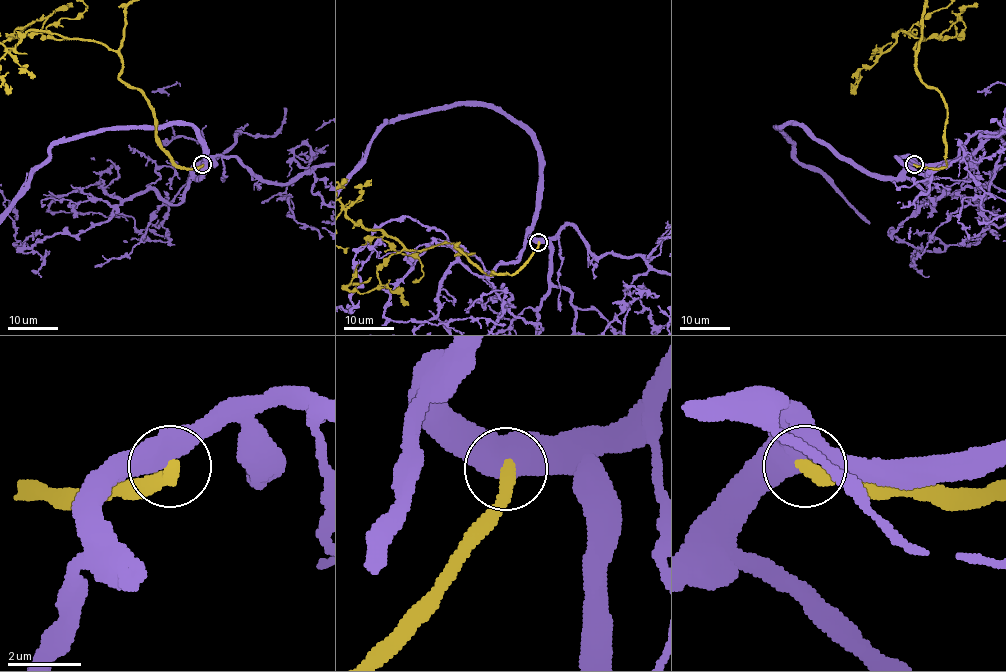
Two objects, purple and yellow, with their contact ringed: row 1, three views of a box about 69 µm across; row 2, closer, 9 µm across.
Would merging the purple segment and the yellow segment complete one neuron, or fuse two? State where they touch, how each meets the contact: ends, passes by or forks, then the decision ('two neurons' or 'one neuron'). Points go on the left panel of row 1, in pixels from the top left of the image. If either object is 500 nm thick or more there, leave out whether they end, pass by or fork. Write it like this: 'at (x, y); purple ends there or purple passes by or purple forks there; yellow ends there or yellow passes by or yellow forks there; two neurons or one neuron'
at (202, 164); two neurons

